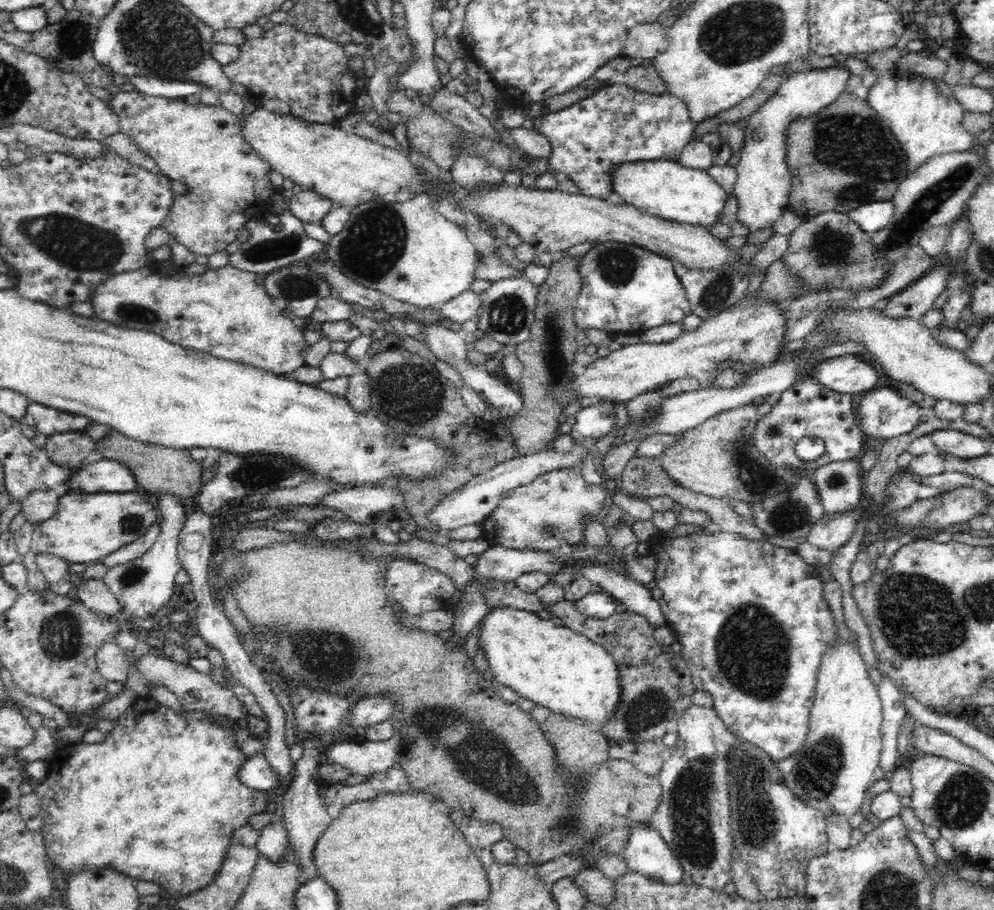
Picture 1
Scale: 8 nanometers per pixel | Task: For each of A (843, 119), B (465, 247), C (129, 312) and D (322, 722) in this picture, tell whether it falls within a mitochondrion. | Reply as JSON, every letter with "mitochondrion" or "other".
{"A":"mitochondrion","B":"other","C":"mitochondrion","D":"other"}

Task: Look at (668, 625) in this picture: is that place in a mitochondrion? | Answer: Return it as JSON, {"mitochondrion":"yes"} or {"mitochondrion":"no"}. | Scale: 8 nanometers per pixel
{"mitochondrion":"no"}

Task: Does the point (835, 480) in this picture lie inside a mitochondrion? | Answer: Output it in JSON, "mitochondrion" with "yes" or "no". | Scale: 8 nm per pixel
{"mitochondrion":"yes"}

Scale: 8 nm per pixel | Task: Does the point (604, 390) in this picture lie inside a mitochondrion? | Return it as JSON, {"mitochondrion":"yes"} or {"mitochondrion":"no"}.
{"mitochondrion":"no"}

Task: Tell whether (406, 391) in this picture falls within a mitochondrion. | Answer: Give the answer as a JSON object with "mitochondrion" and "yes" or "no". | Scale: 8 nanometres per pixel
{"mitochondrion":"yes"}

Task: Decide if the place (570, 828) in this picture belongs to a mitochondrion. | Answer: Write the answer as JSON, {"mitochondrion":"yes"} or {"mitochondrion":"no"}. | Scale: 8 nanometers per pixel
{"mitochondrion":"yes"}

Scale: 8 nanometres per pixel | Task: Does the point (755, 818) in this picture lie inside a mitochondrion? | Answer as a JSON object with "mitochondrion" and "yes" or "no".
{"mitochondrion":"yes"}

